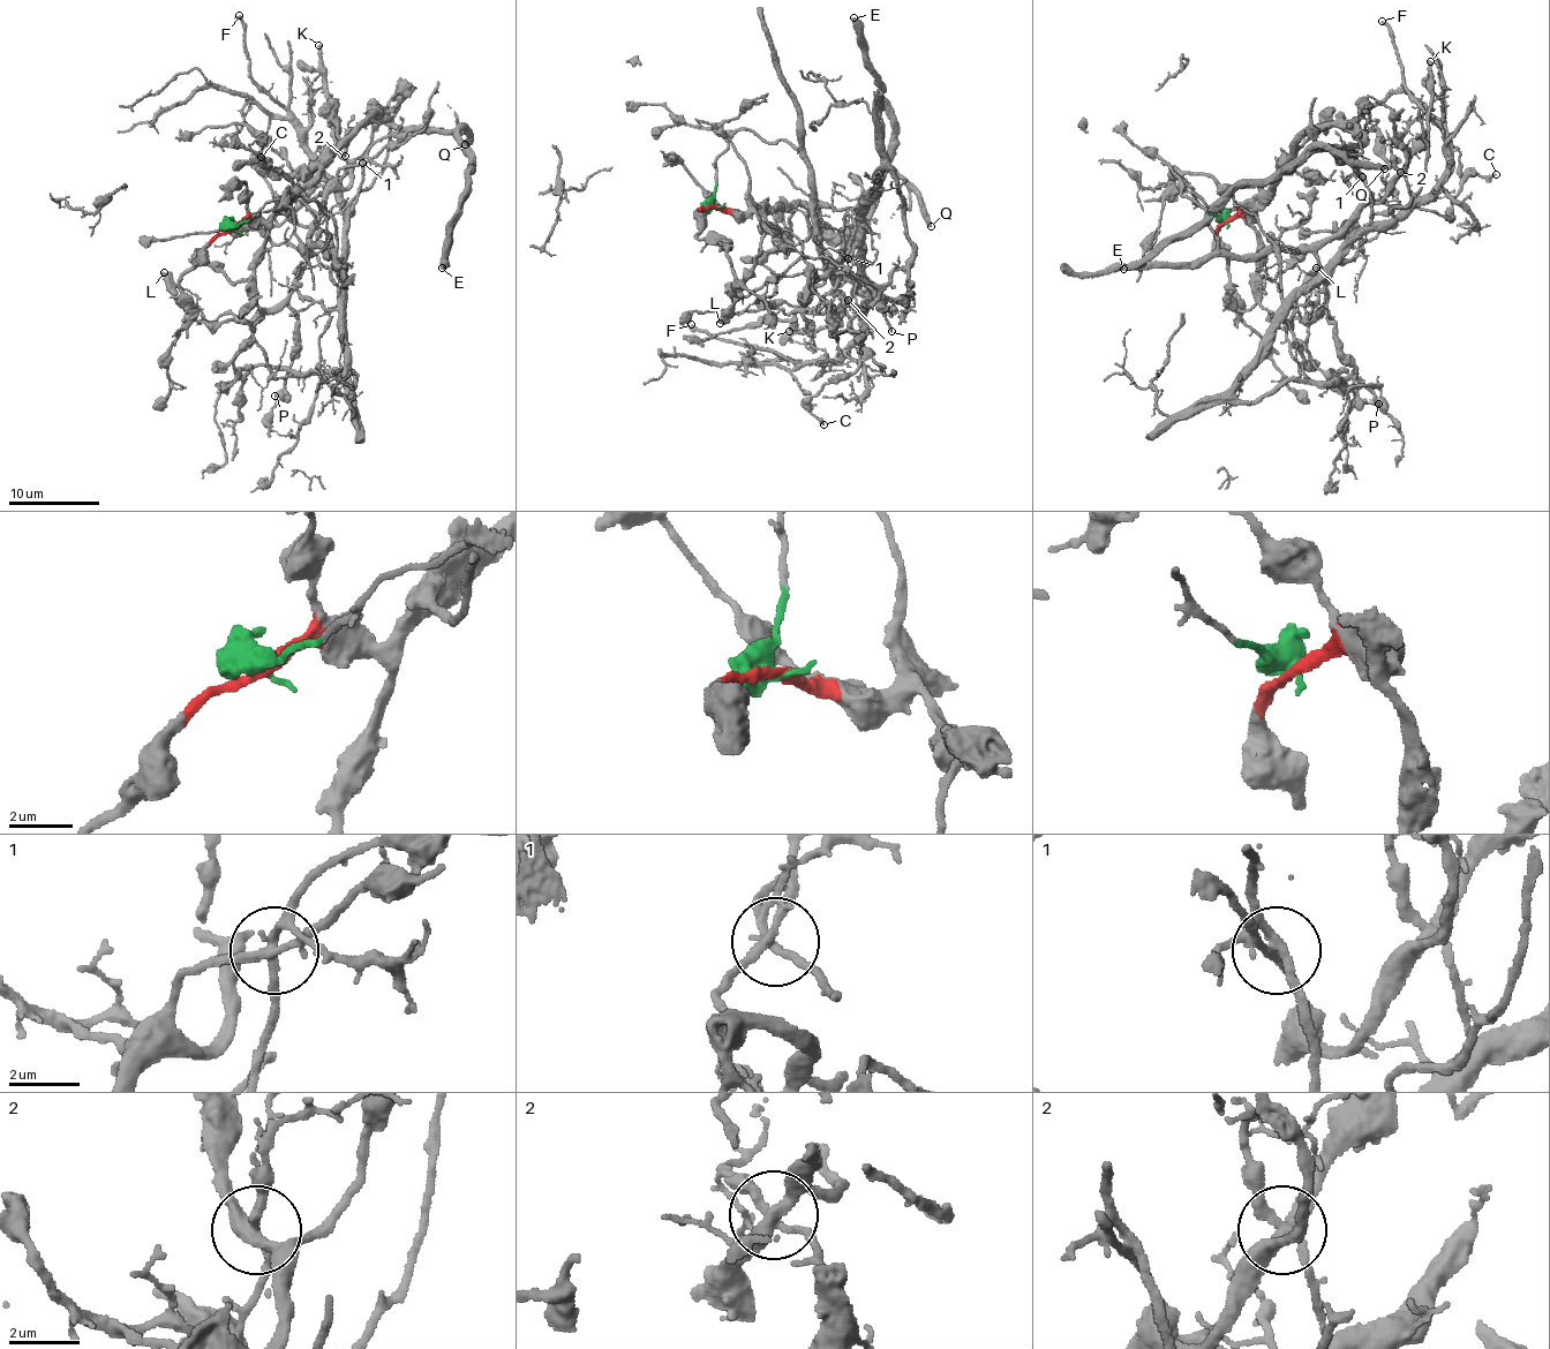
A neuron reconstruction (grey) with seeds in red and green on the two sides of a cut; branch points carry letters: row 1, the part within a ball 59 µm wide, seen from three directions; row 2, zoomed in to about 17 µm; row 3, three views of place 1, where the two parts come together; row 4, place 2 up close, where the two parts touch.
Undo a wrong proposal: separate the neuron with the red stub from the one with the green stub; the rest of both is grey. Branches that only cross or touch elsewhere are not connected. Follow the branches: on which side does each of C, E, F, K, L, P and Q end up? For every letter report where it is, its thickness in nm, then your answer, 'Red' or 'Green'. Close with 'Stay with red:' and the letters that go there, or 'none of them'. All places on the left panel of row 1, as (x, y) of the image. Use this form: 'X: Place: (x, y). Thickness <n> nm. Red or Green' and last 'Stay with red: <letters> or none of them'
C: Place: (261, 157). Thickness 240 nm. Green
E: Place: (442, 268). Thickness 420 nm. Red
F: Place: (239, 15). Thickness 320 nm. Red
K: Place: (318, 45). Thickness 320 nm. Green
L: Place: (164, 272). Thickness 550 nm. Green
P: Place: (275, 396). Thickness 190 nm. Green
Q: Place: (465, 144). Thickness 340 nm. Red
Stay with red: E, F, Q

